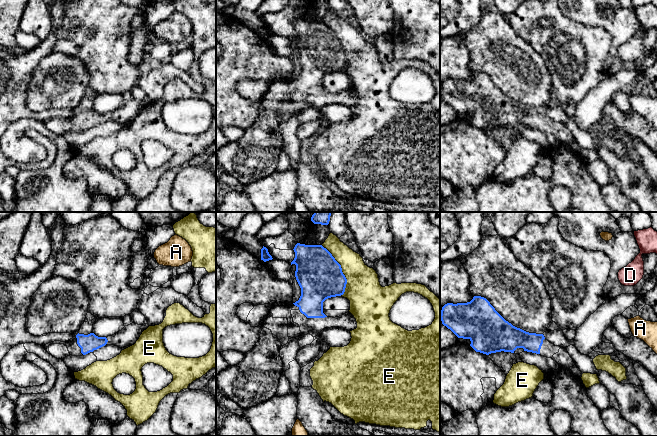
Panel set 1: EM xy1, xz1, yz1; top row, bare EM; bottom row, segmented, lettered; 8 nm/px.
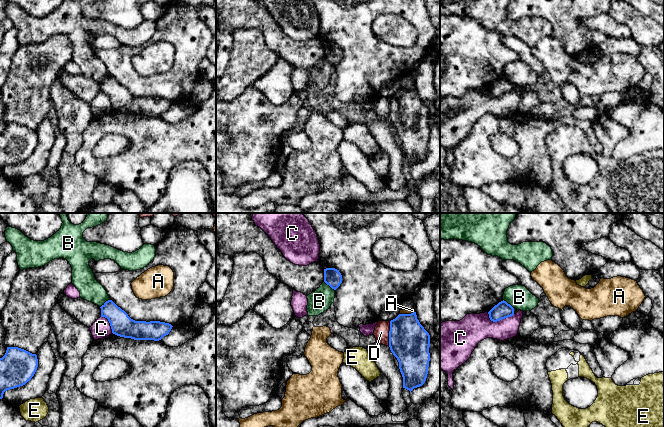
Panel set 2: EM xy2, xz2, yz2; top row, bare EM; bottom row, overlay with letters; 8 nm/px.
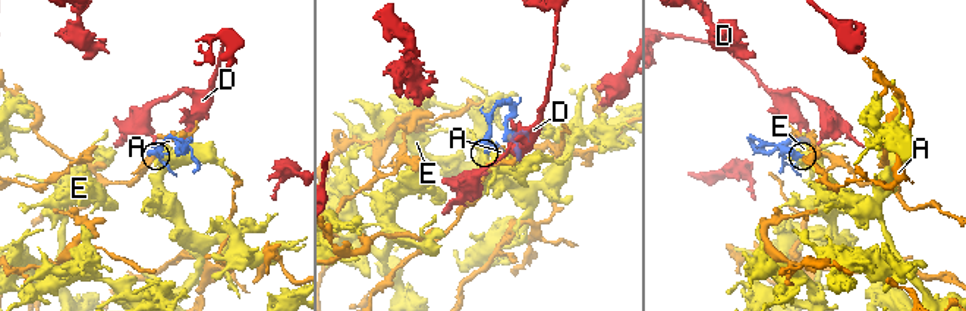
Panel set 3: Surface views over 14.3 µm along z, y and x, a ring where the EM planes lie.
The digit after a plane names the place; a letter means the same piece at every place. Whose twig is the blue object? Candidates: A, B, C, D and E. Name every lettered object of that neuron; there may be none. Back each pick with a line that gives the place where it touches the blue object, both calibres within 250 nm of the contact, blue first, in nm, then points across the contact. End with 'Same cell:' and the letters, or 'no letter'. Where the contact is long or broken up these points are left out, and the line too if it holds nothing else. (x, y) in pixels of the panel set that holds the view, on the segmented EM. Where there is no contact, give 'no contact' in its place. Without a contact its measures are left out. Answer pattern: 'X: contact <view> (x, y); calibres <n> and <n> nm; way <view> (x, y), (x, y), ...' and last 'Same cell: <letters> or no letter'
Same cell: no letter

